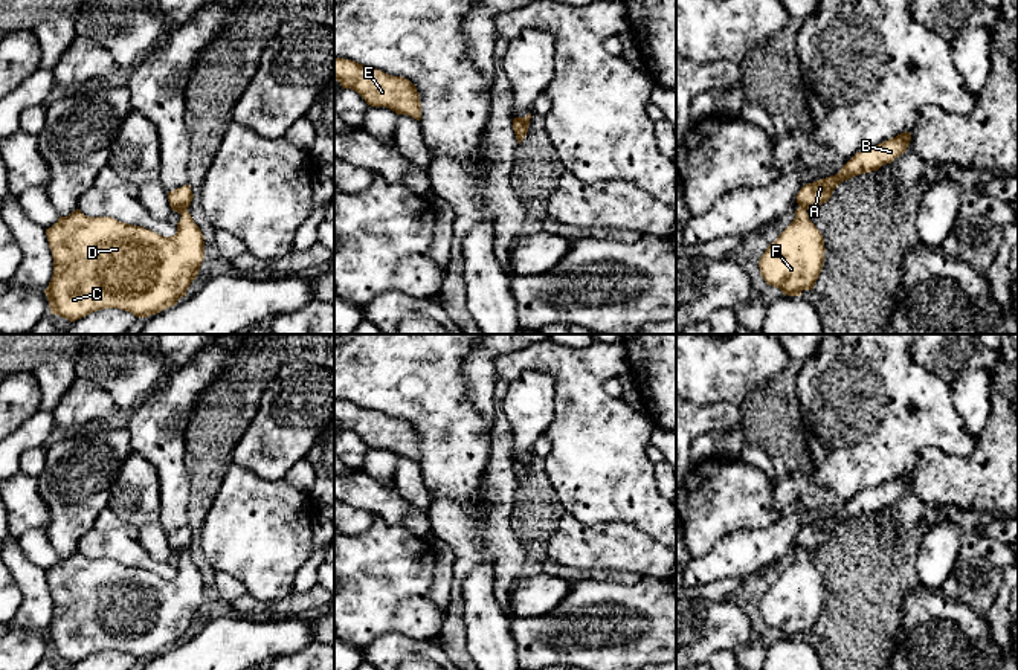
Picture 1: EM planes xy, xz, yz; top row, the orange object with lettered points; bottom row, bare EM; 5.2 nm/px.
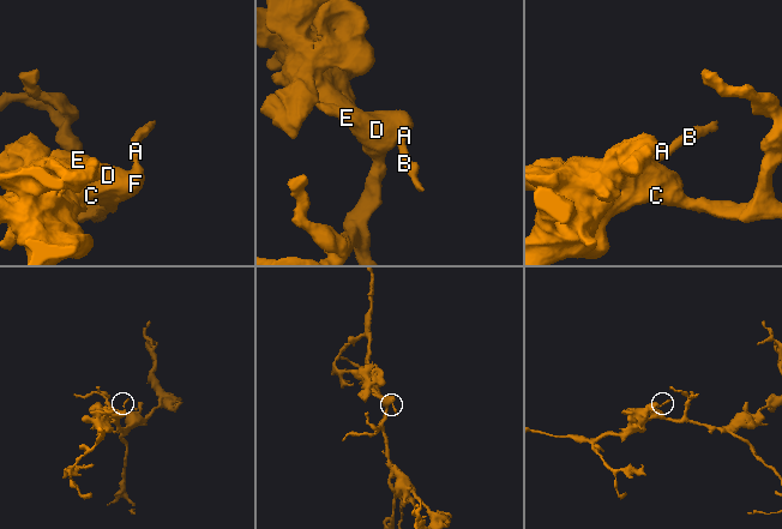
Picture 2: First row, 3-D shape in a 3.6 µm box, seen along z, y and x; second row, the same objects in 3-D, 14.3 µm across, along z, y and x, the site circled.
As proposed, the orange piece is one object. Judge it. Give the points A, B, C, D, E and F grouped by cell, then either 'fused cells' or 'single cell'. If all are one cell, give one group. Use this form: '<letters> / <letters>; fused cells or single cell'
A B / C D E F; fused cells

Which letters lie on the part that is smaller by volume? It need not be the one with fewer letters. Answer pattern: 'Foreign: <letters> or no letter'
Foreign: A, B

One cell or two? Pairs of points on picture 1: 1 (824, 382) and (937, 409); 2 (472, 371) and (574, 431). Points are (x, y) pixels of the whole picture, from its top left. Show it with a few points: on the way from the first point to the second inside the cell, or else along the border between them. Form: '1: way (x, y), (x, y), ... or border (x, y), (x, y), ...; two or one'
1: way (852, 389), (867, 403), (910, 403); one
2: border (515, 350), (504, 351), (493, 360), (493, 379); two

